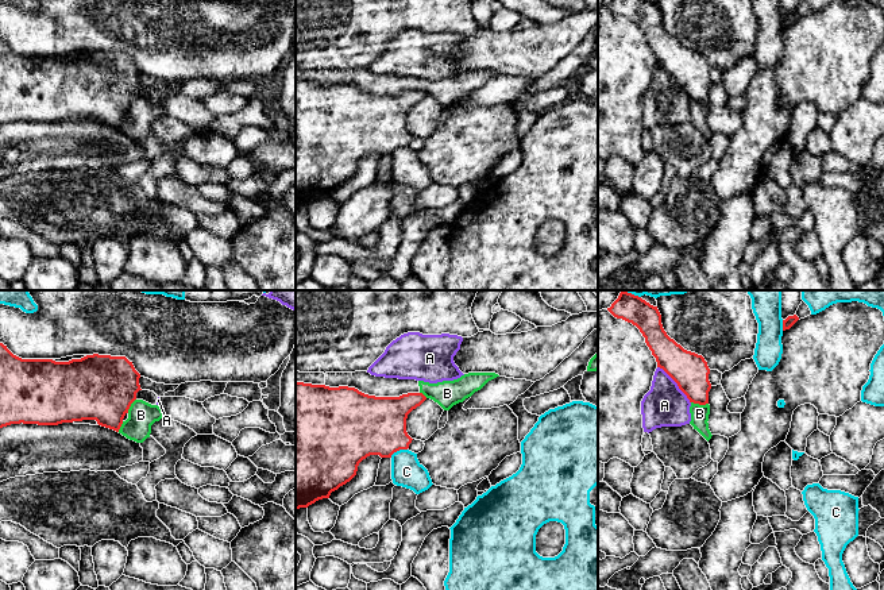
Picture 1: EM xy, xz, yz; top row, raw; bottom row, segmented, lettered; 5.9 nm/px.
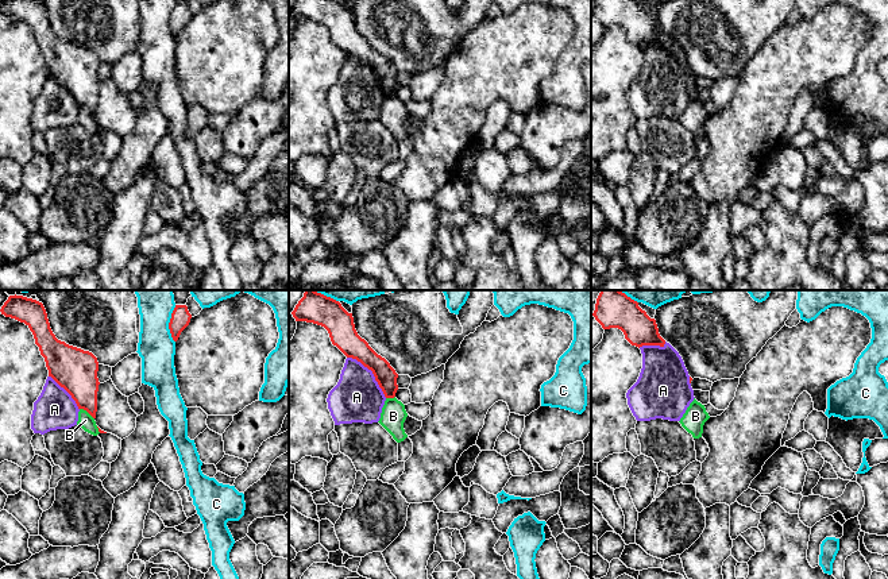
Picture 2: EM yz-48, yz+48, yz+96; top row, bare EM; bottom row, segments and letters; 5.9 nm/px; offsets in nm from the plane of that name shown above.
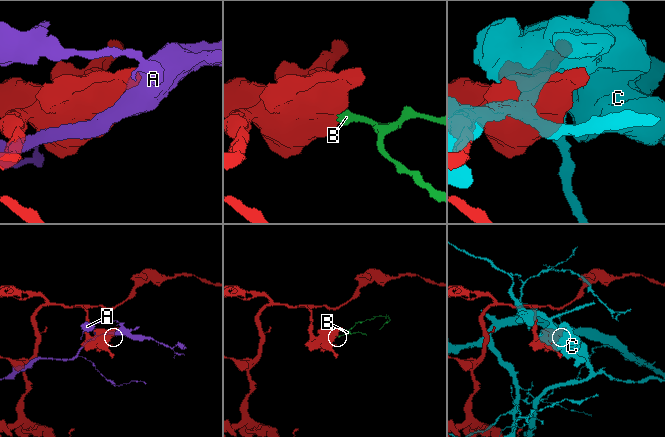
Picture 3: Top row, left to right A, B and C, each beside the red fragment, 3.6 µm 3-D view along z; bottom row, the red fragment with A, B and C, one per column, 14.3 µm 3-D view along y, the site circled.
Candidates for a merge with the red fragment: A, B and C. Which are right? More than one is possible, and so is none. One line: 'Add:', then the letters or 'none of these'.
Add: none of these

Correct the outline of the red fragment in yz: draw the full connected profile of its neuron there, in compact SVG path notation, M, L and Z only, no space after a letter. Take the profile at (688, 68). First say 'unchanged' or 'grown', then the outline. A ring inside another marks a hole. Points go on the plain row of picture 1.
unchanged; M613 0L607 8L617 16L636 23L663 66L687 93L690 100L709 101L710 66L702 53L684 47L663 26L657 4L649 0Z

